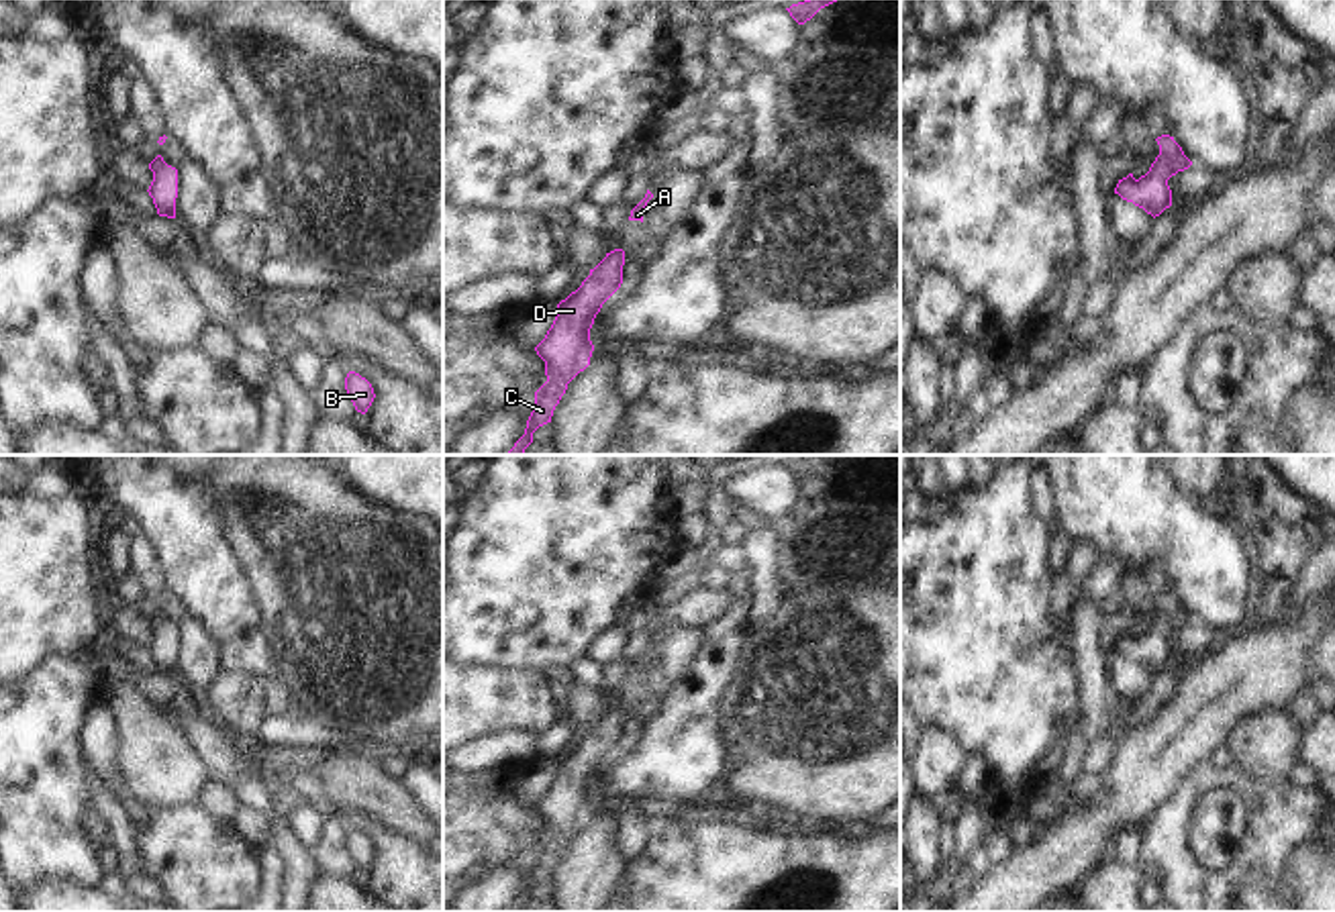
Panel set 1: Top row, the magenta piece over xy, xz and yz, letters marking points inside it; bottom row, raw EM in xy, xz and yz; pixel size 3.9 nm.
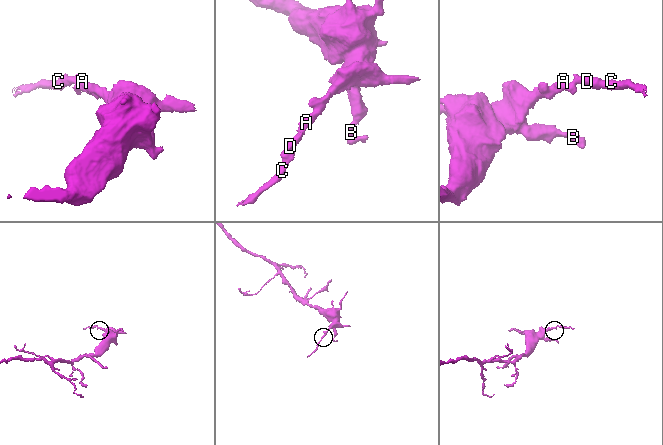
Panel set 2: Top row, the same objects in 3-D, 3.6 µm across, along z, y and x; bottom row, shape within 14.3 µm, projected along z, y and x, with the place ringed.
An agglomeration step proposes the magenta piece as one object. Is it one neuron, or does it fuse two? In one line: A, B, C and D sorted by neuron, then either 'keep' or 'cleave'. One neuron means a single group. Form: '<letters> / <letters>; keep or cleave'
A B C D; keep

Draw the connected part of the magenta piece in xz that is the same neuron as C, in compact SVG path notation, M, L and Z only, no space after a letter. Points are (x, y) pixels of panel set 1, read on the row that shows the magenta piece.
M614 249L590 269L582 286L557 304L557 316L545 339L535 347L545 361L547 382L535 392L535 408L527 420L525 435L504 455L523 455L533 443L533 433L551 422L553 410L567 384L590 365L594 345L590 328L602 304L623 284L625 251Z

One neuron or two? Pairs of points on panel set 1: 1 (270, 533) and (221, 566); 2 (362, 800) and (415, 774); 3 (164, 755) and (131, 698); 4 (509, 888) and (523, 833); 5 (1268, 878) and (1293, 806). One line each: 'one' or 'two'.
1: two
2: two
3: one
4: two
5: one

